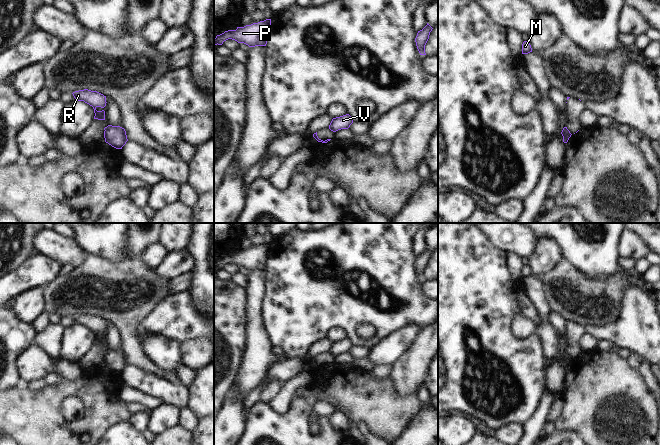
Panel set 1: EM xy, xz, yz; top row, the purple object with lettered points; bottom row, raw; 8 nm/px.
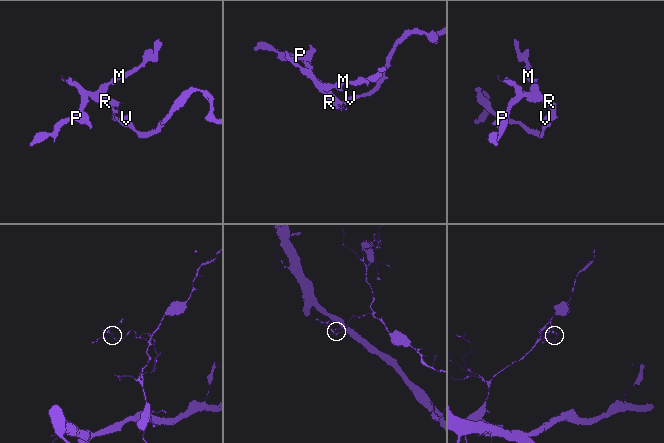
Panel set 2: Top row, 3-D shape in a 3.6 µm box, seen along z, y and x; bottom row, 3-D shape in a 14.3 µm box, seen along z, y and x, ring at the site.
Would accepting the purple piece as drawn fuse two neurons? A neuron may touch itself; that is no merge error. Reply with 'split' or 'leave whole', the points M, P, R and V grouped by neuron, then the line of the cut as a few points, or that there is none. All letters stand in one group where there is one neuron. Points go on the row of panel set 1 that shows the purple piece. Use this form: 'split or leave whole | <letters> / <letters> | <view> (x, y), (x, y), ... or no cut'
split | M P R / V | xy (106, 127), (104, 129)

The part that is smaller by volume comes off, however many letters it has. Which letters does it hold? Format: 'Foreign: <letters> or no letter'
Foreign: M, P, R

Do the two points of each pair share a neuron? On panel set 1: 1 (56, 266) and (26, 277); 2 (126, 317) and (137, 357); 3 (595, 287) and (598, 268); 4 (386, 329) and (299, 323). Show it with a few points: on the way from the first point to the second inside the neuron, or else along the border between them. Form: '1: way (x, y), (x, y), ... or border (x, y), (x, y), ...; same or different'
1: way (49, 268), (33, 274); same
2: way (128, 327), (130, 342), (133, 347); same
3: border (575, 266), (593, 275), (612, 273), (618, 268); different
4: way (364, 315), (321, 315); same

